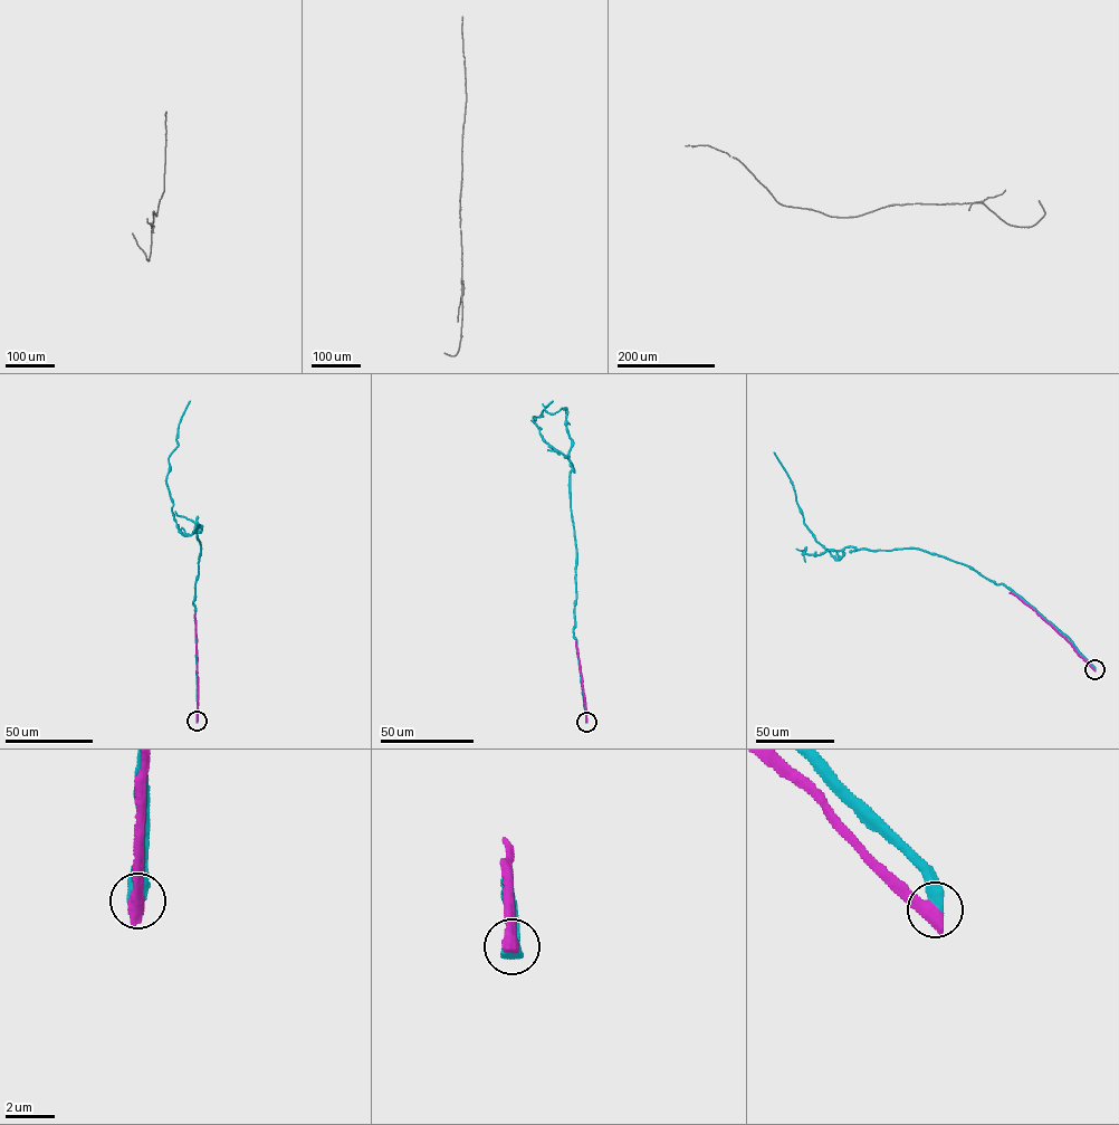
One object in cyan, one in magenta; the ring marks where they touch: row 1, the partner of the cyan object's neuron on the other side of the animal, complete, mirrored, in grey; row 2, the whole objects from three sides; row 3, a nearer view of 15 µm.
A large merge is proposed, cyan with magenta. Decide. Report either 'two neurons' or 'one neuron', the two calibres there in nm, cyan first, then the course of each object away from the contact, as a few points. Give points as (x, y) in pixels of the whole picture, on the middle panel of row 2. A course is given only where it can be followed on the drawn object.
two neurons; calibres 600 and 600 nm; course cyan (586, 722), (573, 635), (573, 465), (546, 442), (532, 420), (542, 416), (553, 401); course magenta (586, 722), (576, 641)

